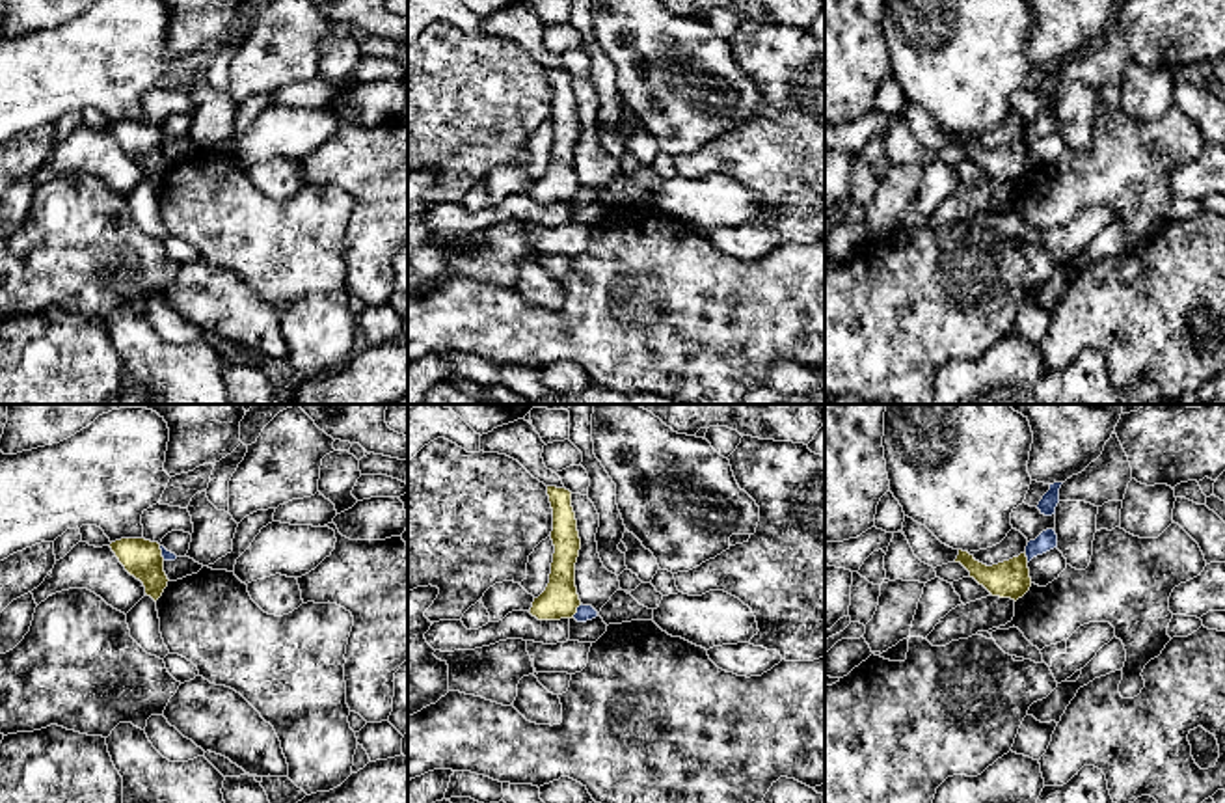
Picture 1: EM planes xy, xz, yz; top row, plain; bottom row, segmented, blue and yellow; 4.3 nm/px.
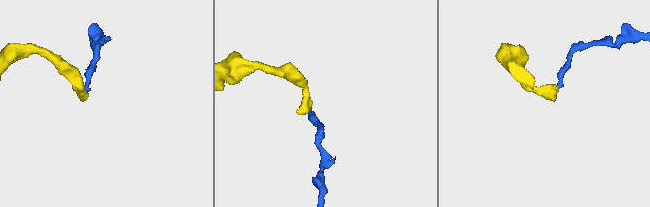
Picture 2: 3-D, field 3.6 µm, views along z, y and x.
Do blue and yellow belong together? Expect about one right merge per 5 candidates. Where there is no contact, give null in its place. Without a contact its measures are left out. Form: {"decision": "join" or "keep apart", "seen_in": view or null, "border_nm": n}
{"decision": "keep apart", "seen_in": "xz", "border_nm": 80}

